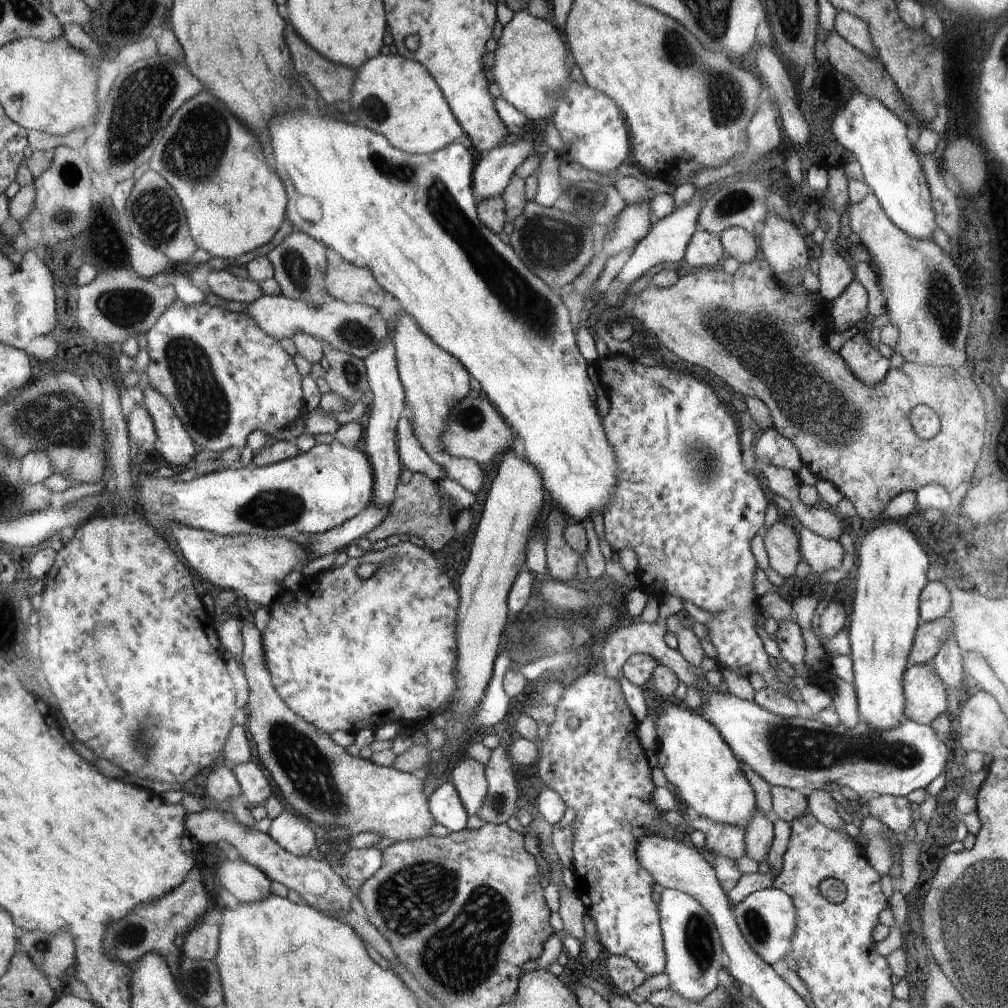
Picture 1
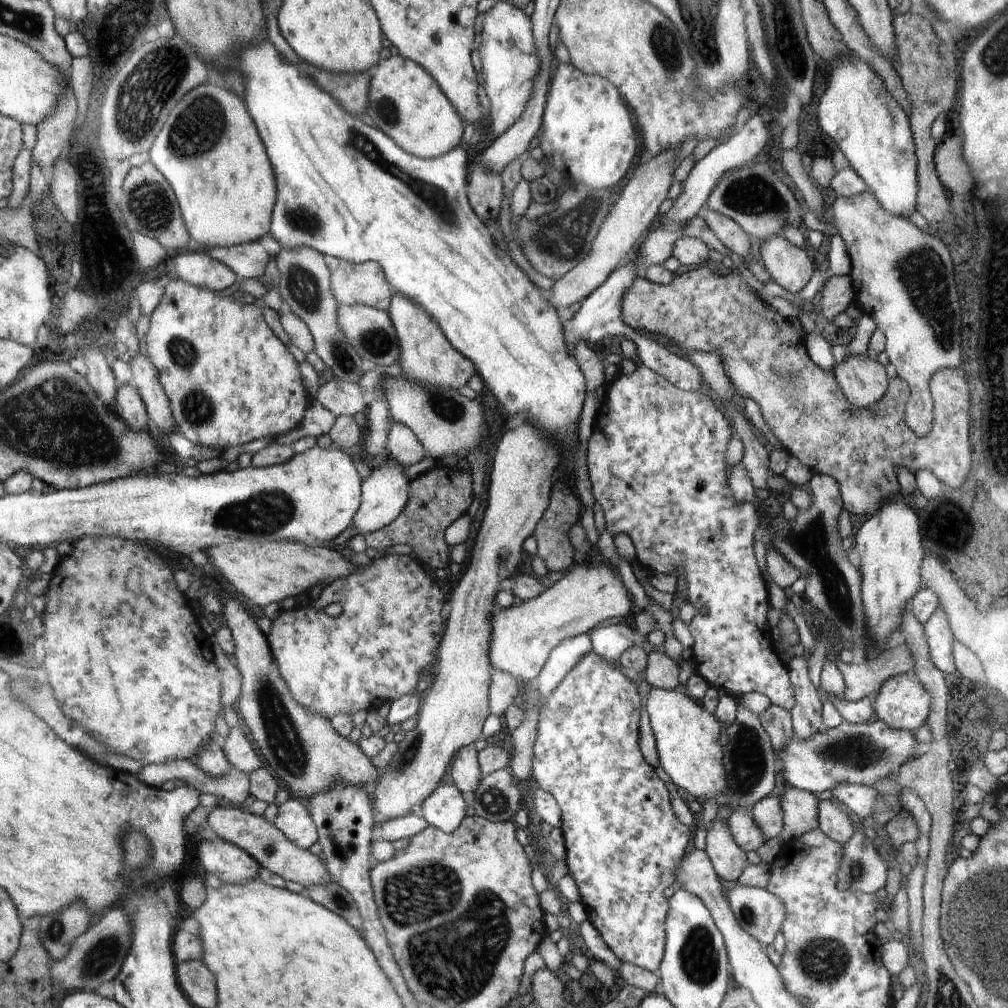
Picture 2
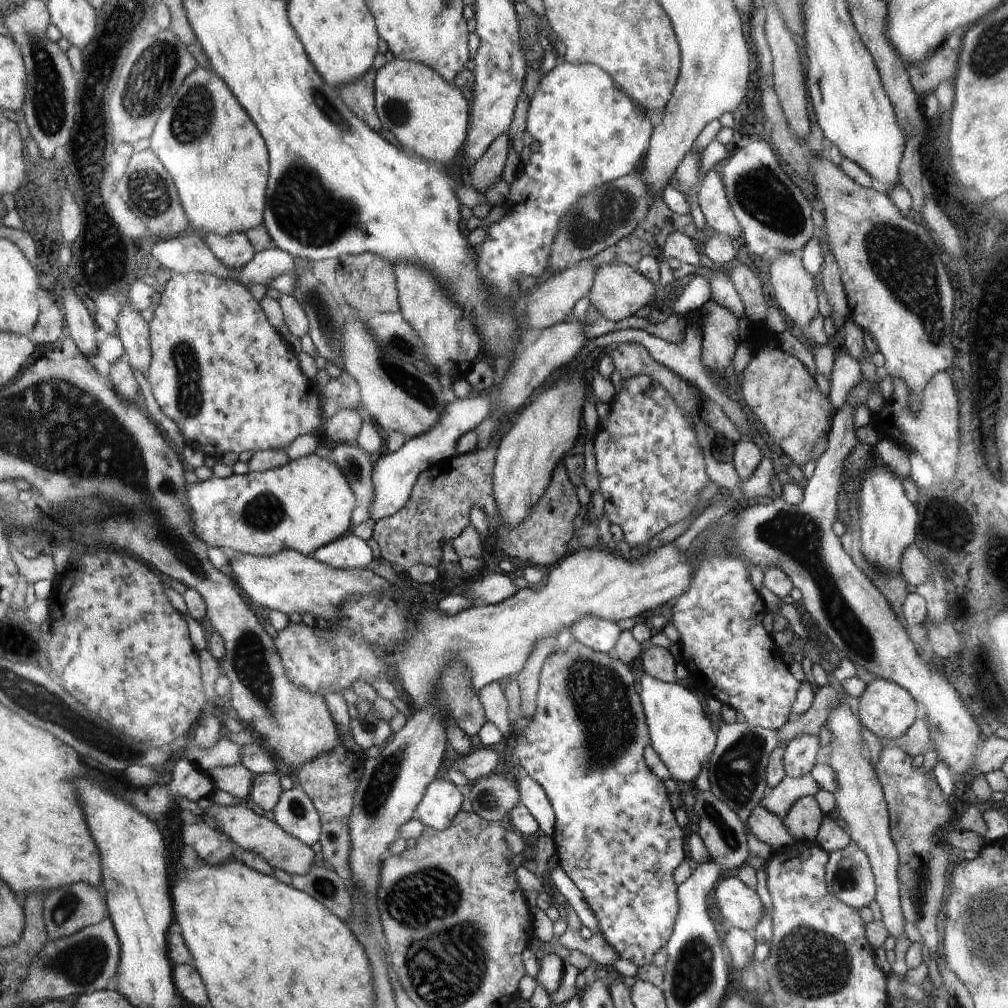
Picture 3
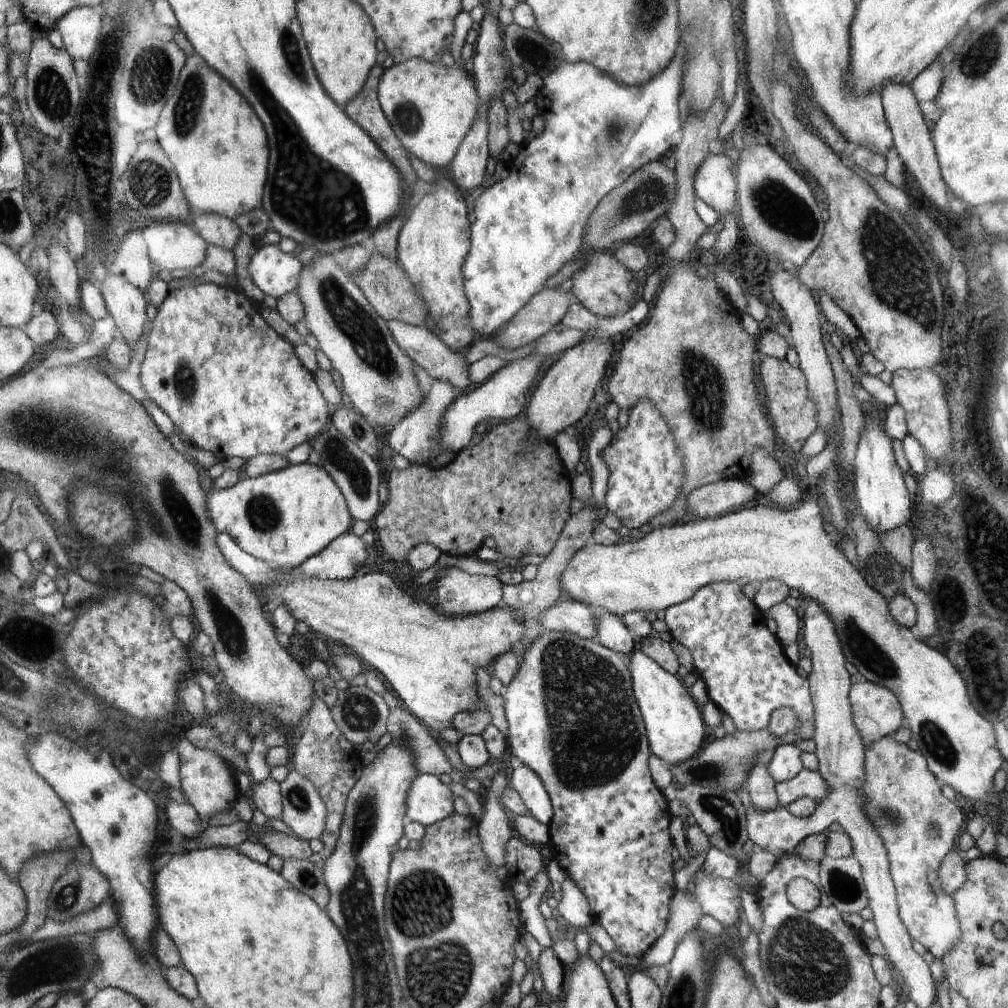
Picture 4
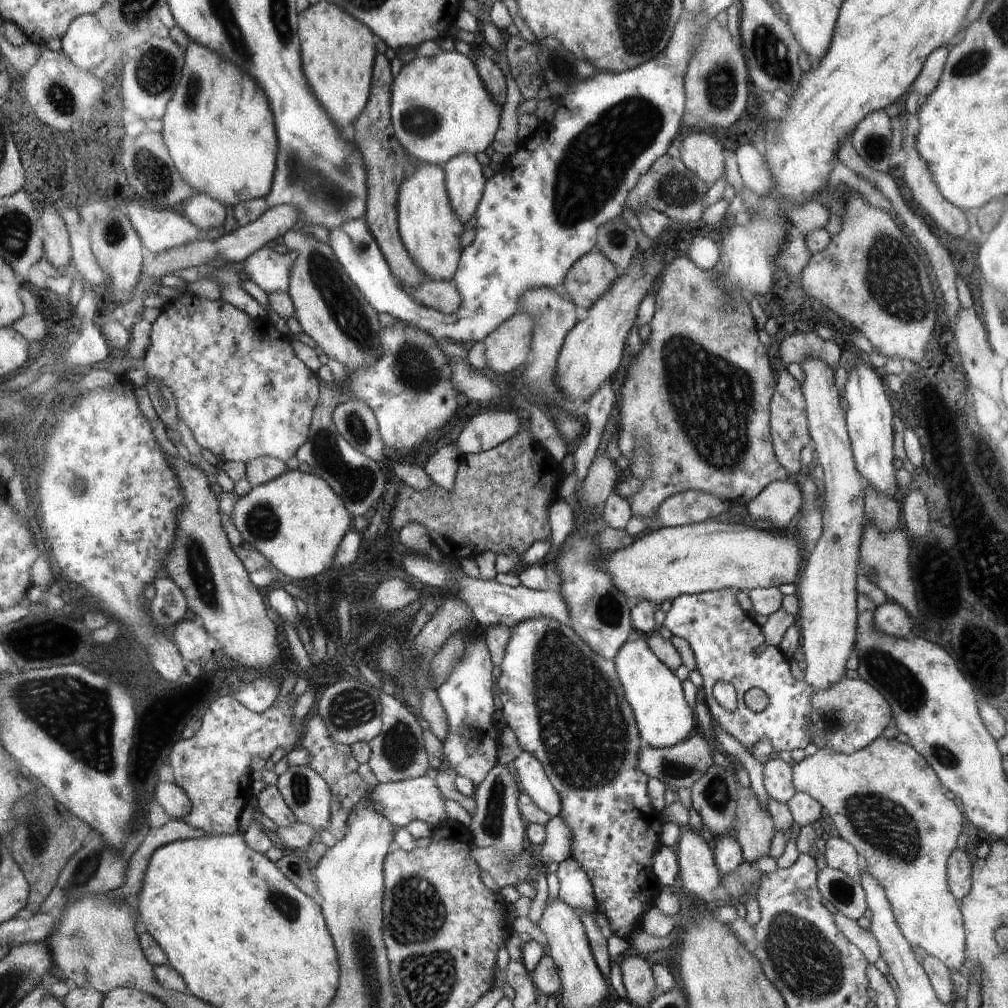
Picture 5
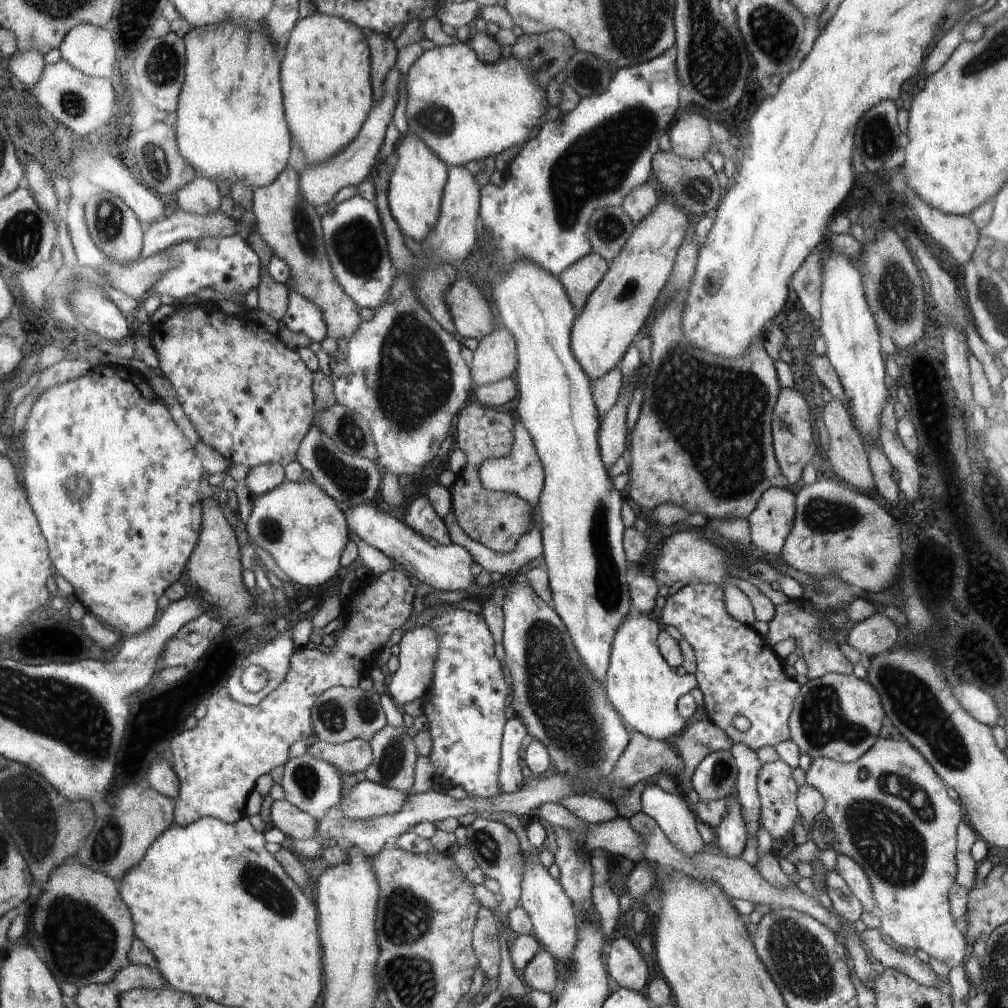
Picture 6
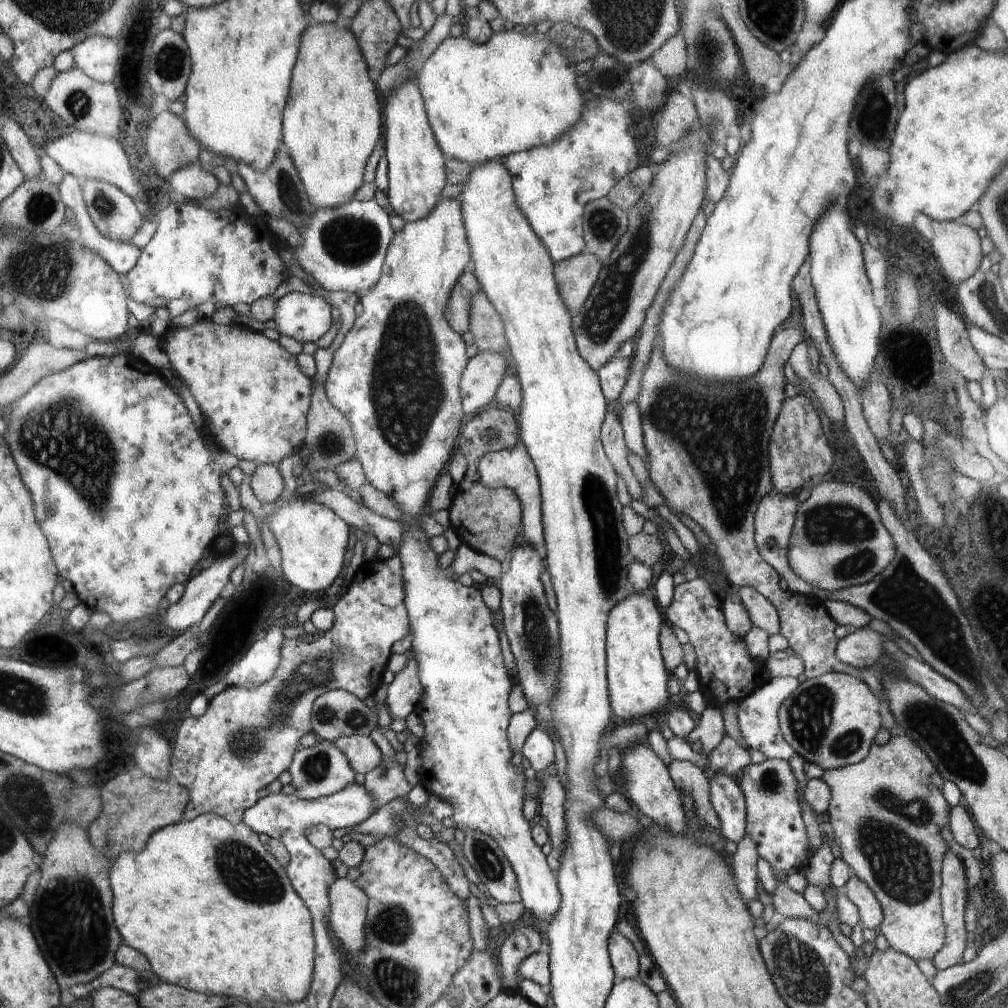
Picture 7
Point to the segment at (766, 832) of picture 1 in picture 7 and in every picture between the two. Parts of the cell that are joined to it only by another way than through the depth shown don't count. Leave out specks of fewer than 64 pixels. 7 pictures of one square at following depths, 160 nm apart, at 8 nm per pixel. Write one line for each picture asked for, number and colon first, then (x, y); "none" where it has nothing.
2: (767, 814)
3: (778, 800)
4: (808, 783)
5: (885, 799)
6: (889, 810)
7: (887, 811)

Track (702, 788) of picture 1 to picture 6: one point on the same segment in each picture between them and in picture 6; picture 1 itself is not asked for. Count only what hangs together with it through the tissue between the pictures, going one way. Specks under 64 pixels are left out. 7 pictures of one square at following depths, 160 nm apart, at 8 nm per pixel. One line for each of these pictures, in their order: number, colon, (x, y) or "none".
2: (687, 737)
3: (680, 731)
4: (675, 731)
5: (664, 719)
6: (643, 688)

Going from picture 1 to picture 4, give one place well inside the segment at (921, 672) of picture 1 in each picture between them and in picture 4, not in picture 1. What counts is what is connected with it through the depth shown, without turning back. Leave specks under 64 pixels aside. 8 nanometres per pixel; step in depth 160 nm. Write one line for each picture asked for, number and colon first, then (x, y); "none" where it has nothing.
2: (902, 703)
3: (887, 710)
4: (876, 713)

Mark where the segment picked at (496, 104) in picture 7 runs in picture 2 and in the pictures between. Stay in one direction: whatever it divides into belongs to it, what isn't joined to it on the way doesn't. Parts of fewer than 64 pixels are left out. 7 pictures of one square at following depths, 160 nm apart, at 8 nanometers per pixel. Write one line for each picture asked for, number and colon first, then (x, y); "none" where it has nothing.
2: (404, 101)
3: (429, 117)
4: (430, 107)
5: (440, 108)
6: (464, 110)

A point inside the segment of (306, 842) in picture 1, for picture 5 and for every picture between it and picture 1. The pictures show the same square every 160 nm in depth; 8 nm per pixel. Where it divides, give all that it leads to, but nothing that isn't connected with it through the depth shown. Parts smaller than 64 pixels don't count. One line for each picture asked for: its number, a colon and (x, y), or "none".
2: (294, 821)
3: (295, 813)
4: (304, 812)
5: (307, 794)

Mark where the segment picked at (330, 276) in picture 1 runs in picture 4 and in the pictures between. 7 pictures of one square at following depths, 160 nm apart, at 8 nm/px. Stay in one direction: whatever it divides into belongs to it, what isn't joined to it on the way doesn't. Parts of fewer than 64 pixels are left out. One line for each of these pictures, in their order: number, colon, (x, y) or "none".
2: (351, 283)
3: (367, 282)
4: (386, 286)

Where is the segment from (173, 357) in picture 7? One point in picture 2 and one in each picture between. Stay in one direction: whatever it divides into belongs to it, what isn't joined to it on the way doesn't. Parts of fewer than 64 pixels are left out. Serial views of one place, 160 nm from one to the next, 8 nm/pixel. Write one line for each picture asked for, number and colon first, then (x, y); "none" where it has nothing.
2: (230, 380)
3: (228, 381)
4: (227, 380)
5: (237, 383)
6: (250, 397)

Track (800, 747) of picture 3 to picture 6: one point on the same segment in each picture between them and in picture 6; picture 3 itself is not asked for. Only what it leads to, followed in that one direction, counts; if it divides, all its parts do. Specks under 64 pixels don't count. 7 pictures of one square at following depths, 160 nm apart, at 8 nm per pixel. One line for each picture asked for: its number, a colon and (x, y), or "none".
4: (786, 762)
5: (777, 774)
6: (777, 790)

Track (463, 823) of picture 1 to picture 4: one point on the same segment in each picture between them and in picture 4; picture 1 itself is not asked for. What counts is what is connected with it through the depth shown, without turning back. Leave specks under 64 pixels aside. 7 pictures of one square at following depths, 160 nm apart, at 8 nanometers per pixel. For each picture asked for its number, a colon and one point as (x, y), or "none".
2: (444, 809)
3: (442, 801)
4: (429, 801)

